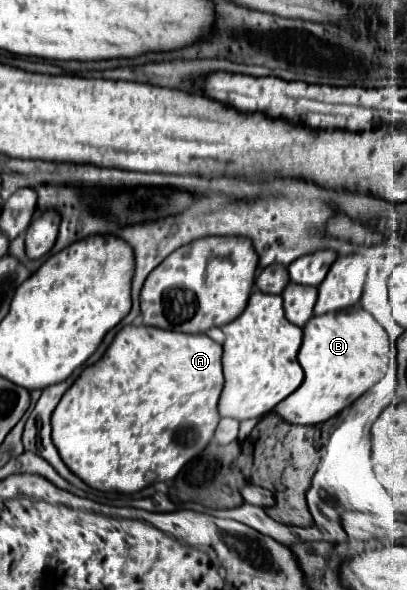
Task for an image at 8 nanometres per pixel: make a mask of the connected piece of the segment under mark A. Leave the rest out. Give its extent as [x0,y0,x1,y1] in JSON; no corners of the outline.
[51,326,223,494]

